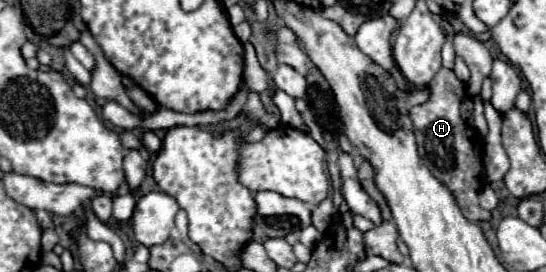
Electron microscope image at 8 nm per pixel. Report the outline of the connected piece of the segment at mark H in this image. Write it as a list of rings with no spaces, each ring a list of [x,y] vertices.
[[[440,67],[440,71],[436,73],[436,77],[434,77],[434,79],[430,81],[430,85],[428,85],[428,101],[426,101],[424,105],[412,107],[412,109],[410,109],[410,119],[412,119],[412,123],[414,123],[414,135],[416,135],[420,159],[422,159],[424,165],[430,169],[430,173],[432,173],[440,183],[444,183],[444,185],[452,191],[452,195],[454,195],[454,199],[456,199],[456,203],[458,203],[462,215],[464,215],[468,221],[478,223],[478,221],[490,221],[490,219],[492,219],[492,213],[490,213],[490,211],[484,211],[484,209],[478,205],[478,191],[480,191],[480,187],[482,187],[482,185],[480,185],[480,175],[482,175],[482,149],[484,149],[482,145],[484,145],[484,141],[482,141],[482,137],[478,137],[476,131],[460,117],[460,105],[462,105],[462,99],[464,99],[464,97],[466,97],[466,85],[454,75],[452,69]]]

